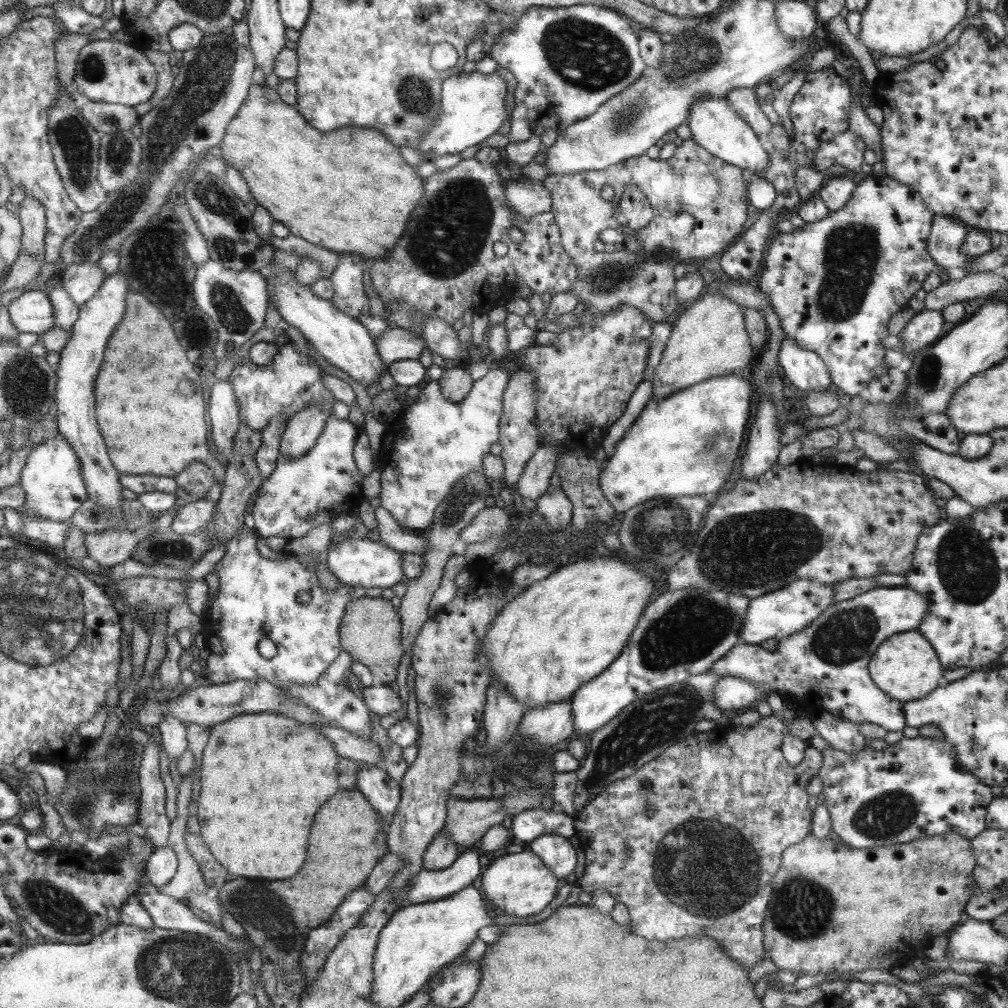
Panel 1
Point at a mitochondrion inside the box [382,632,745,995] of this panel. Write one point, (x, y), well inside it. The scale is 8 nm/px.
(651, 725)

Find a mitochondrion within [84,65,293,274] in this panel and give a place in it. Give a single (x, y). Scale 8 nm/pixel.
(219, 202)

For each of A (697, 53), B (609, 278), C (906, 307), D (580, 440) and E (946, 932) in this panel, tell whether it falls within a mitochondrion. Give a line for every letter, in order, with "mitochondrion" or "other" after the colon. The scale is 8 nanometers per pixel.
A: mitochondrion
B: mitochondrion
C: other
D: other
E: other

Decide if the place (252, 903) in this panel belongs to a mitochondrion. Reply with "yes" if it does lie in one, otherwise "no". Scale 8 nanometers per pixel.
yes

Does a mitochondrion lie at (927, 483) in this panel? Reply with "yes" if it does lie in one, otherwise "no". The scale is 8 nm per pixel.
no

